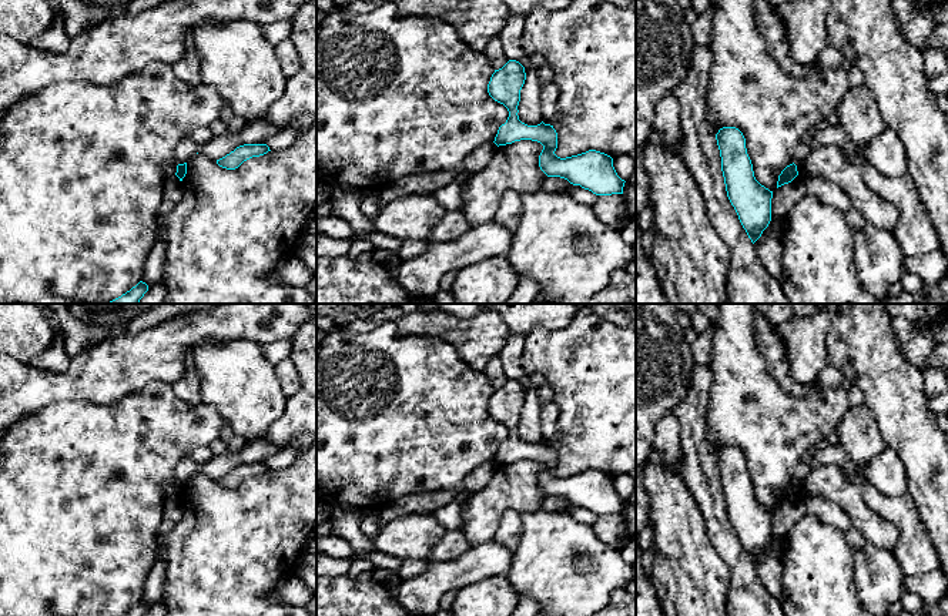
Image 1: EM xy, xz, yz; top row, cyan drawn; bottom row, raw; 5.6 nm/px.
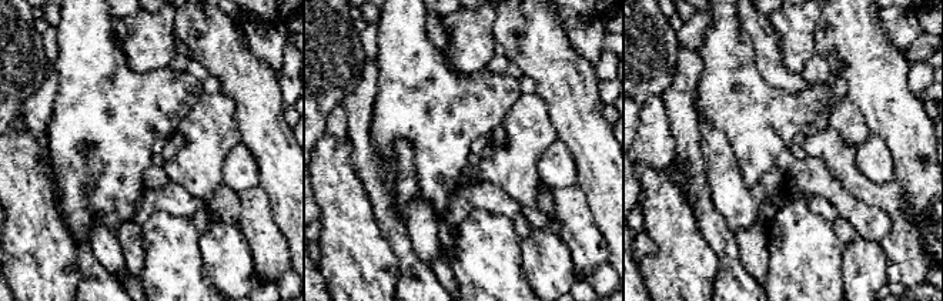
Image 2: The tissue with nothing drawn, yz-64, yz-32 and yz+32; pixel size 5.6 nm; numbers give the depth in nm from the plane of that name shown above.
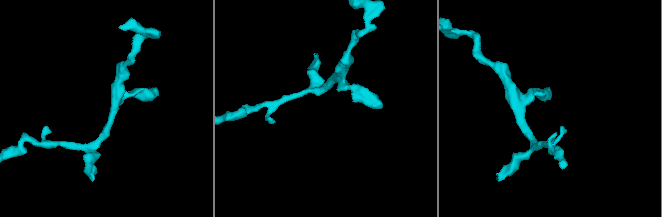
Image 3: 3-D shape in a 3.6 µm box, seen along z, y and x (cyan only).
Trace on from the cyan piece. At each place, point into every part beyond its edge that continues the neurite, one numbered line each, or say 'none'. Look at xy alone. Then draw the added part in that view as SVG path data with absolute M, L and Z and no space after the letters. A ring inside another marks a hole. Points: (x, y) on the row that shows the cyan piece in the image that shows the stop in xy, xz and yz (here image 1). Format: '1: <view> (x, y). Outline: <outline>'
none

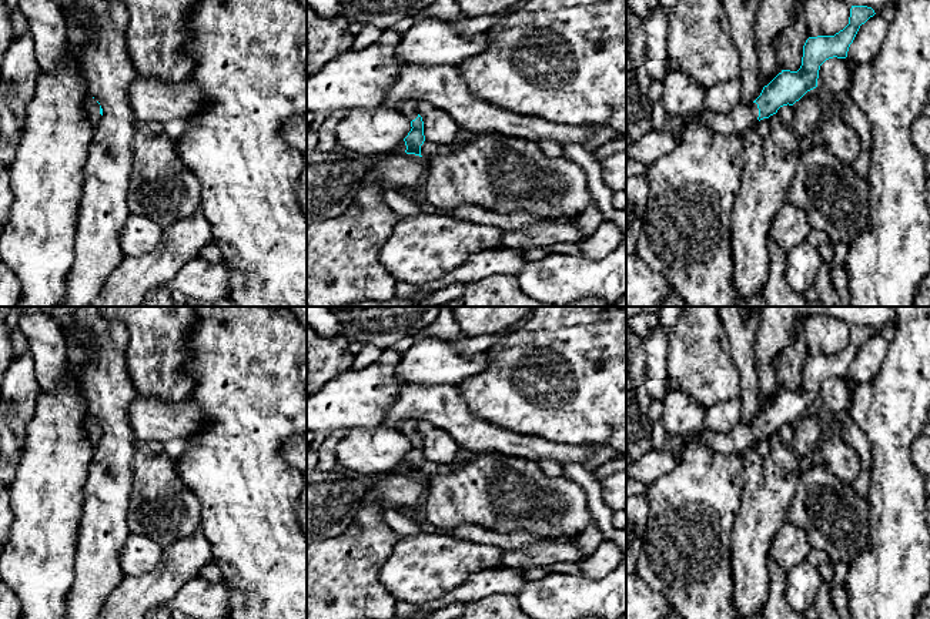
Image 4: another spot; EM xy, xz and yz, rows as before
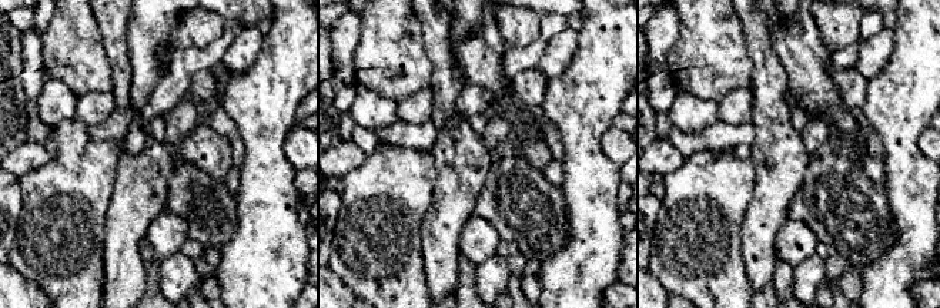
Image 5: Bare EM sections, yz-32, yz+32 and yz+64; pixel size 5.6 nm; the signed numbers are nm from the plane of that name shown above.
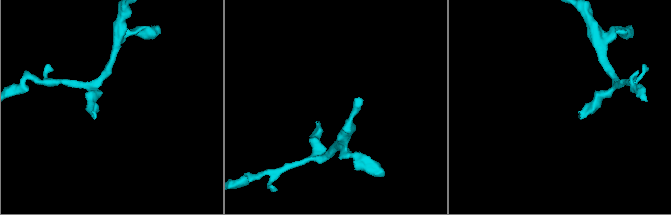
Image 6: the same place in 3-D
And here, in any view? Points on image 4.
1: yz (743, 116). Outline: M740 103L727 114L706 111L703 123L717 134L742 134L759 121L757 117L759 108L756 103Z

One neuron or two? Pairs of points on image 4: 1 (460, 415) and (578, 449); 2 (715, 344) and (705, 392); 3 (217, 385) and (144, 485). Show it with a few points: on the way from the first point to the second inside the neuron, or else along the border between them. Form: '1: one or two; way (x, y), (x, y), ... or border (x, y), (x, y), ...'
1: one; way (489, 437), (521, 447), (548, 451)
2: one; way (705, 355), (705, 381)
3: two; border (174, 461), (174, 469), (180, 481), (190, 491)

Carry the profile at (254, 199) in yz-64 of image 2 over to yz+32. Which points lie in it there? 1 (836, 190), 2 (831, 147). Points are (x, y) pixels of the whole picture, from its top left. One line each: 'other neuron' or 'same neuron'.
1: other neuron
2: same neuron

